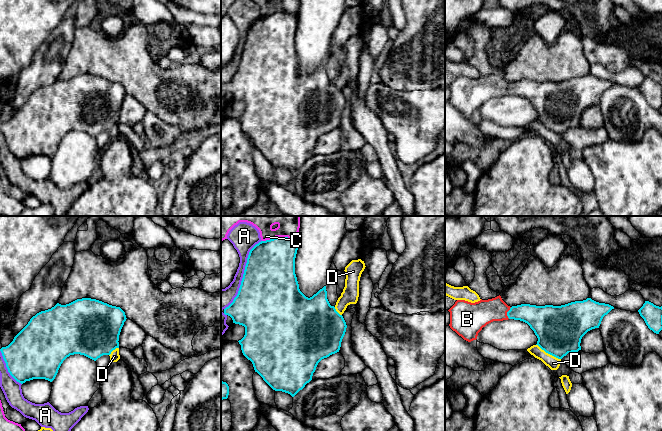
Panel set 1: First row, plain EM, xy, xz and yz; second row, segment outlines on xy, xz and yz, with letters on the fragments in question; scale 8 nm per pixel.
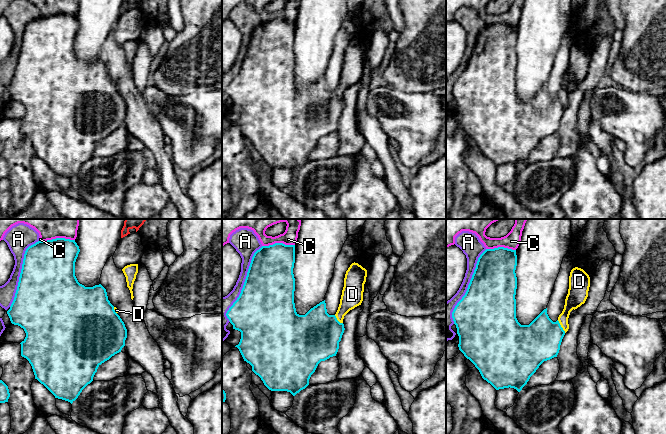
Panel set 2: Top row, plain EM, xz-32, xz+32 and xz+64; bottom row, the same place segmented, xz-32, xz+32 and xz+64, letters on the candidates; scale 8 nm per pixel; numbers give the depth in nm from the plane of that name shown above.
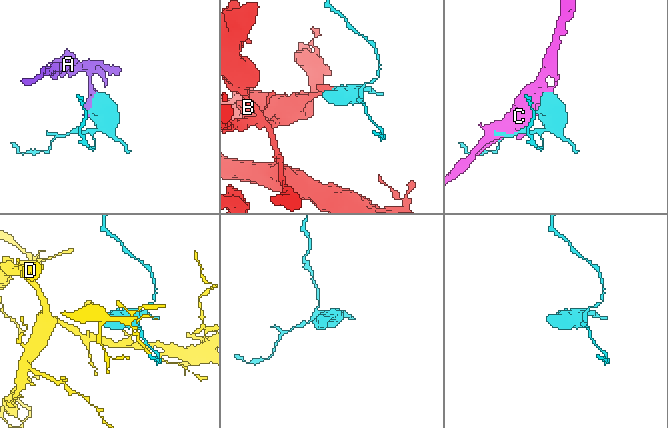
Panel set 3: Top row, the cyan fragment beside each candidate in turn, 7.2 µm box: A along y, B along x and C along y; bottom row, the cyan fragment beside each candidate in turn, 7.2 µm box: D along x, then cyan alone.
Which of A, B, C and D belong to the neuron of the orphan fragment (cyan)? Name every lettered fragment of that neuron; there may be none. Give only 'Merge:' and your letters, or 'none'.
Merge: B

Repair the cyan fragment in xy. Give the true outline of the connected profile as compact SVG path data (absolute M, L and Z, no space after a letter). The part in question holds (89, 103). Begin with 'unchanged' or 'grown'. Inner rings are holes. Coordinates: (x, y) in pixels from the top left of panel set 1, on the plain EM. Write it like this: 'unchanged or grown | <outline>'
unchanged | M82 74L69 80L57 79L33 92L6 123L0 125L10 151L19 159L33 155L52 158L63 137L70 131L84 131L94 137L119 124L119 111L126 97L125 88L102 77Z

